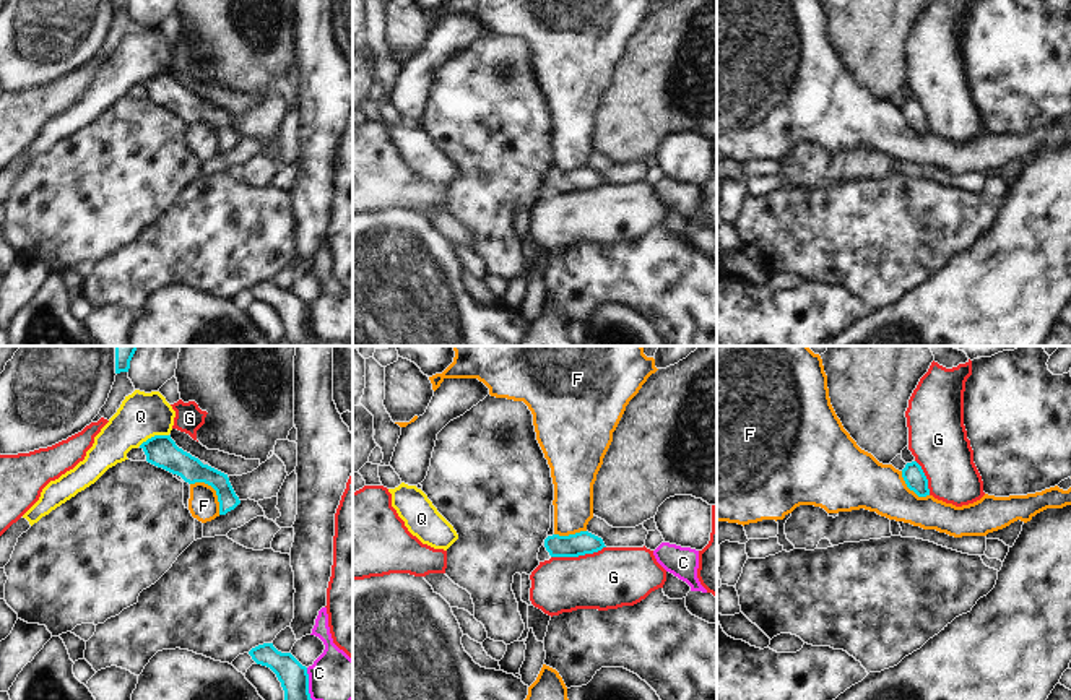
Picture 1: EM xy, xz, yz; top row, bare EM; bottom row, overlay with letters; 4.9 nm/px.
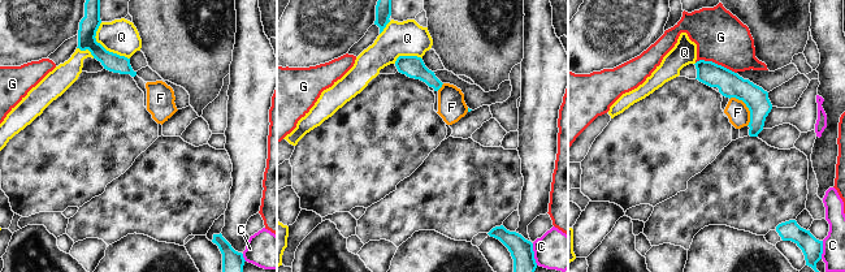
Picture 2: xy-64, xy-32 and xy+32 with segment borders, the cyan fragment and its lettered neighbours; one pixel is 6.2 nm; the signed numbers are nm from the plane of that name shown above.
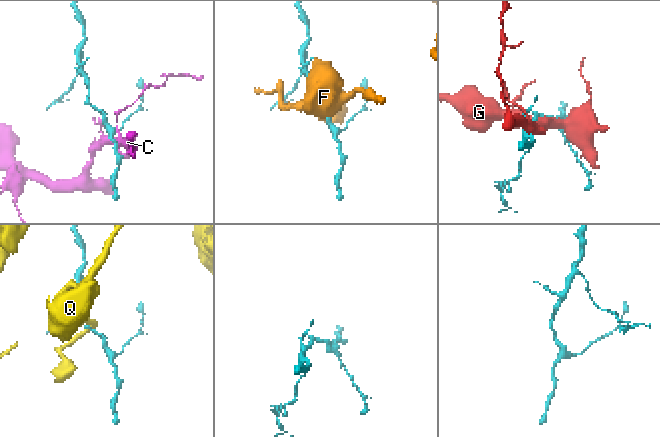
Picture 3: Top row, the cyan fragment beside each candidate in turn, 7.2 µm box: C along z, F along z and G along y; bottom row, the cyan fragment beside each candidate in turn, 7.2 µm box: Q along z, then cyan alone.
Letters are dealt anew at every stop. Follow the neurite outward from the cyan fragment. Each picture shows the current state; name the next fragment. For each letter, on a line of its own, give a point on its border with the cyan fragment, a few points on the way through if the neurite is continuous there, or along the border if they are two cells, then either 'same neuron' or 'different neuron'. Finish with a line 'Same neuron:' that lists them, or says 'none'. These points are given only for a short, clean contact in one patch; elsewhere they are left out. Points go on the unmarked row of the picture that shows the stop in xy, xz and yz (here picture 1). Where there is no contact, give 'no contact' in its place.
C: xy (307, 320) | along xy (306, 304), (312, 337) | different neuron
F: xy (215, 125) | along xy (190, 119), (207, 119), (215, 127), (220, 150) | different neuron
G: xz (577, 192) | different neuron
Q: xy (155, 72) | along xy (168, 70), (155, 70), (138, 82) | different neuron
Same neuron: none

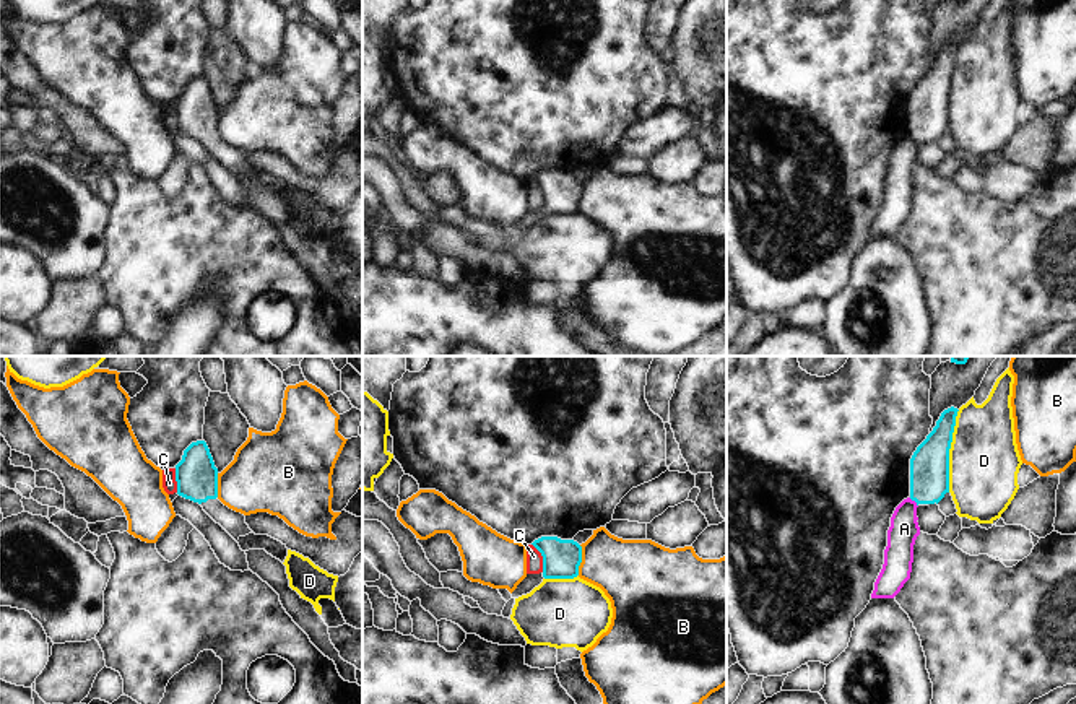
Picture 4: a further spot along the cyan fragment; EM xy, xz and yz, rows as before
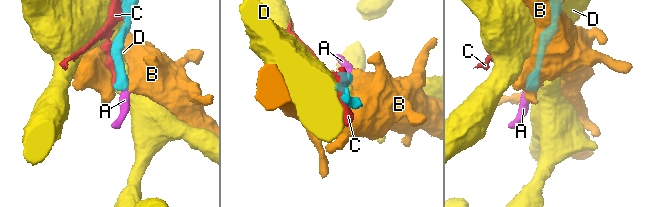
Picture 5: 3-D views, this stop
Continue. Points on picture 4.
A: yz (914, 135) | along yz (909, 134), (917, 142) | different neuron
B: xz (581, 195) | along xz (581, 181), (577, 210) | different neuron
C: xz (543, 194) | different neuron
D: yz (948, 86) | different neuron
Same neuron: none

